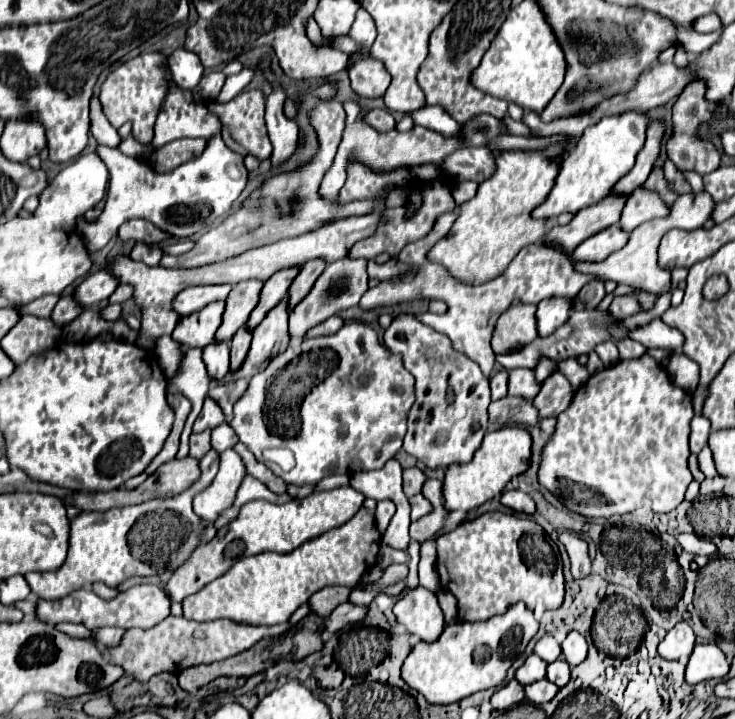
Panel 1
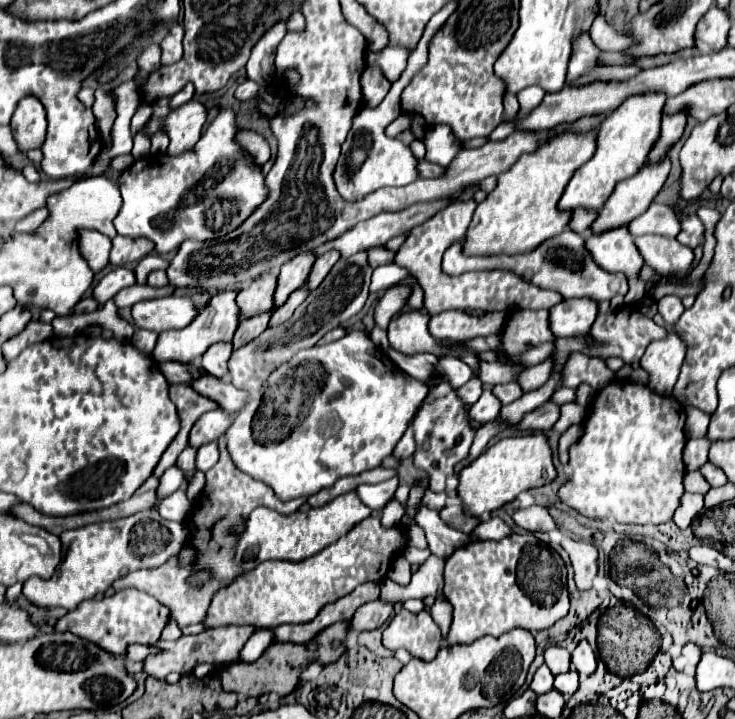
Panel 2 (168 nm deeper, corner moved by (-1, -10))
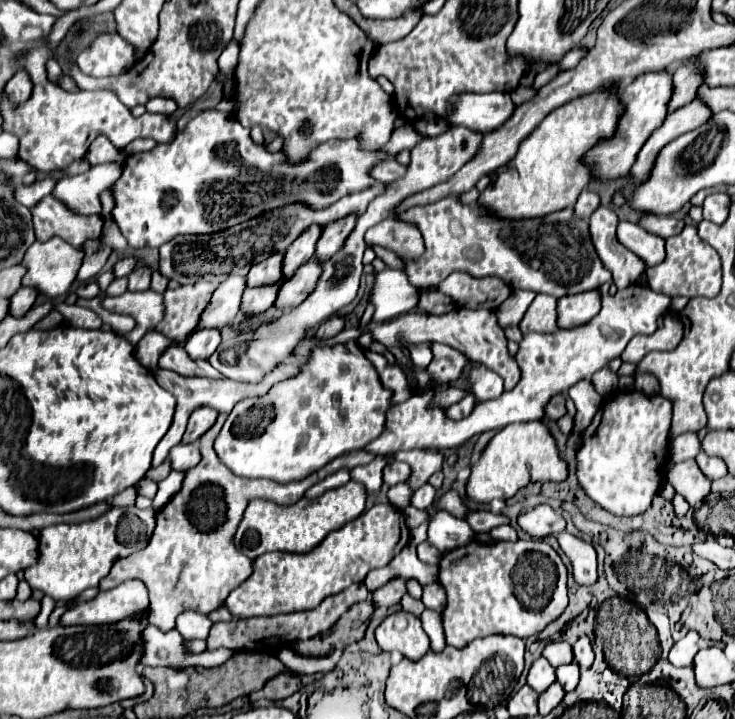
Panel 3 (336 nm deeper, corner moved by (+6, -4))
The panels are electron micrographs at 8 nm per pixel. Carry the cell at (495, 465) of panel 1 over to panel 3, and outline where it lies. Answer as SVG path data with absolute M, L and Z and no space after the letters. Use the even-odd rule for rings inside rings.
M526 422L502 428L484 448L478 462L472 464L472 472L466 484L466 496L478 504L488 504L490 500L508 500L528 482L536 480L554 480L562 482L568 476L566 462L560 460L556 440L552 438L550 430L540 422Z

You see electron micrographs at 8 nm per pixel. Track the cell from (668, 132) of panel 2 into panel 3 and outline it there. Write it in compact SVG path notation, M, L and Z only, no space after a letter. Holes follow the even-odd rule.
M680 64L674 74L674 94L668 102L668 114L686 106L686 102L692 102L696 98L696 88L702 84L702 70L698 64Z

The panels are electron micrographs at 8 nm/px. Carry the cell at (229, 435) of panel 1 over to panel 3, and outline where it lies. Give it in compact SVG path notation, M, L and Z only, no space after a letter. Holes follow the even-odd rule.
M178 444L170 450L172 470L190 470L202 460L202 454L198 454L198 444Z

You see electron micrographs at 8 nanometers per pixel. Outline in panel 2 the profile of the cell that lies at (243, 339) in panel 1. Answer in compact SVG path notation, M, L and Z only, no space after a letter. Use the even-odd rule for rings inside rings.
M263 312L263 314L251 316L251 318L243 318L239 322L235 336L233 336L233 348L239 348L241 344L247 344L249 340L257 338L269 326L269 318L271 318L271 312Z

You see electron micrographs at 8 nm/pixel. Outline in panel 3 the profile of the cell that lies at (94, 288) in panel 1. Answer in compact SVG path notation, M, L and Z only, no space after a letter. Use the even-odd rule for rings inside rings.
M128 256L128 258L120 258L114 266L112 266L112 272L114 272L114 278L122 278L122 276L128 276L136 266L136 258Z

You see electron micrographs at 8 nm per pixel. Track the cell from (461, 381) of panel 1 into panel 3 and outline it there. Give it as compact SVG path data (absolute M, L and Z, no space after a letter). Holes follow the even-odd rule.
M432 484L420 486L420 488L412 494L412 506L416 506L416 508L430 508L432 502L434 502L434 498L436 498L436 492L438 492L438 490L436 490Z

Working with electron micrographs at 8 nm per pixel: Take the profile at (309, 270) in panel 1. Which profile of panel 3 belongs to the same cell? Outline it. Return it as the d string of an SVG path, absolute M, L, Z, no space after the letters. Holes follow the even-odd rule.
M346 216L338 222L332 222L330 226L326 226L322 230L322 236L316 244L316 260L326 262L328 258L332 258L344 244L344 240L348 238L348 234L354 230L356 218L354 216Z

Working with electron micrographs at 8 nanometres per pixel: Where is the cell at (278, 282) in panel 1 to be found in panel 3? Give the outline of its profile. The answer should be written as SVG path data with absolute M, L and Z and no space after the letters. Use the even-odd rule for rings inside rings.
M310 226L298 240L294 240L288 246L288 250L284 254L284 262L282 262L282 276L284 276L284 280L292 278L292 274L314 256L320 232L322 232L320 226Z

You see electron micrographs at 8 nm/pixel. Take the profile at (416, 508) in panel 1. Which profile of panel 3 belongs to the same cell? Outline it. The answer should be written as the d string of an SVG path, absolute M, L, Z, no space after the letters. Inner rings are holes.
M438 510L428 520L428 542L436 546L442 554L450 552L458 546L466 546L474 540L474 530L466 520L448 514L446 510Z

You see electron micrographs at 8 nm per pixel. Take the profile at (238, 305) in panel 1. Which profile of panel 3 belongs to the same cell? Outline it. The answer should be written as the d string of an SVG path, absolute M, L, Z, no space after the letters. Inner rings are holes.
M282 252L266 258L260 264L254 264L246 276L246 286L268 286L270 282L278 282L282 278Z

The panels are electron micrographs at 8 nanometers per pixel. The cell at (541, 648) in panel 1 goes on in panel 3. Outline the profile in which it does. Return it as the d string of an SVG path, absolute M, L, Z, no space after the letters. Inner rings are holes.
M559 640L559 642L555 641L546 644L542 656L544 656L554 668L558 668L558 666L562 666L562 664L570 664L572 658L574 658L570 644L561 640Z

